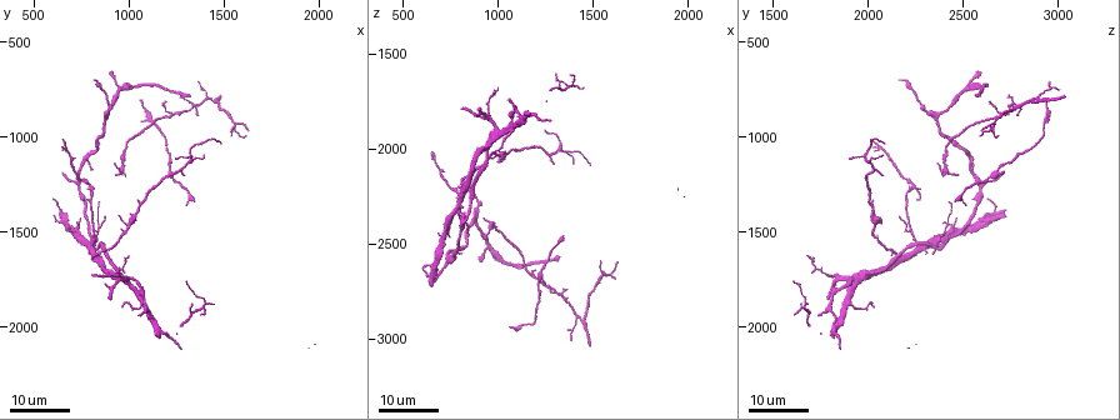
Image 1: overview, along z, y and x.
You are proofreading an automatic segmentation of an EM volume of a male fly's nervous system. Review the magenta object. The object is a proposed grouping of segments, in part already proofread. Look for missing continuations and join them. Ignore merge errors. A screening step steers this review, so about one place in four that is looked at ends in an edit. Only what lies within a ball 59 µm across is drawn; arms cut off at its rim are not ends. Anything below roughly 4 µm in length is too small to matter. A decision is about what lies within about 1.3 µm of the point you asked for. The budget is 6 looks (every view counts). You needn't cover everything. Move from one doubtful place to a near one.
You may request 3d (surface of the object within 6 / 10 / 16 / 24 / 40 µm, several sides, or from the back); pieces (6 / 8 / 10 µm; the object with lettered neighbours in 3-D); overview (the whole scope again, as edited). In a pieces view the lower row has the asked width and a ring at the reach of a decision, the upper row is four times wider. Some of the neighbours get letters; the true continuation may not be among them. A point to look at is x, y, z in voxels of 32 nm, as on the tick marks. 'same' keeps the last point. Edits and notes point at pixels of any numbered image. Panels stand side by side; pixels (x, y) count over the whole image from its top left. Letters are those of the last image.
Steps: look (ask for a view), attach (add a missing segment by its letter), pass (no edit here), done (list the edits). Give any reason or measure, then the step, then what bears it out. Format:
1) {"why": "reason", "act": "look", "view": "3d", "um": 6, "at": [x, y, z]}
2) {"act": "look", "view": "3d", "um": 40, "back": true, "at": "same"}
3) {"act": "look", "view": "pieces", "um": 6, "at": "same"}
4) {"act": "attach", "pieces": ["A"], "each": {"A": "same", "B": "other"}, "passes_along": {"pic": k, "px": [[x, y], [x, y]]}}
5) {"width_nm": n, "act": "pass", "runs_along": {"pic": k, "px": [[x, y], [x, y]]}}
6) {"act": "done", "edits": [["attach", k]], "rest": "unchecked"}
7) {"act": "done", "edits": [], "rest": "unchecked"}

{"why": "thin end", "act": "look", "view": "3d", "um": 16, "at": [790, 1610, 2340]}

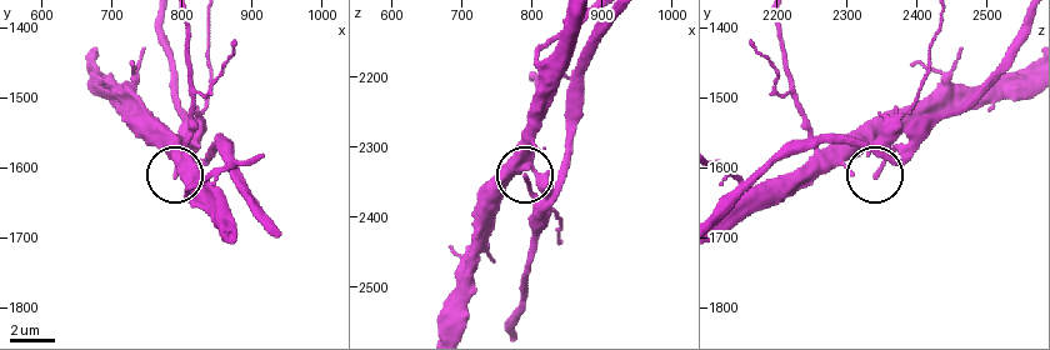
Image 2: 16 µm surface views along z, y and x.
{"act": "look", "view": "pieces", "um": 6, "at": [790, 1605, 2345]}

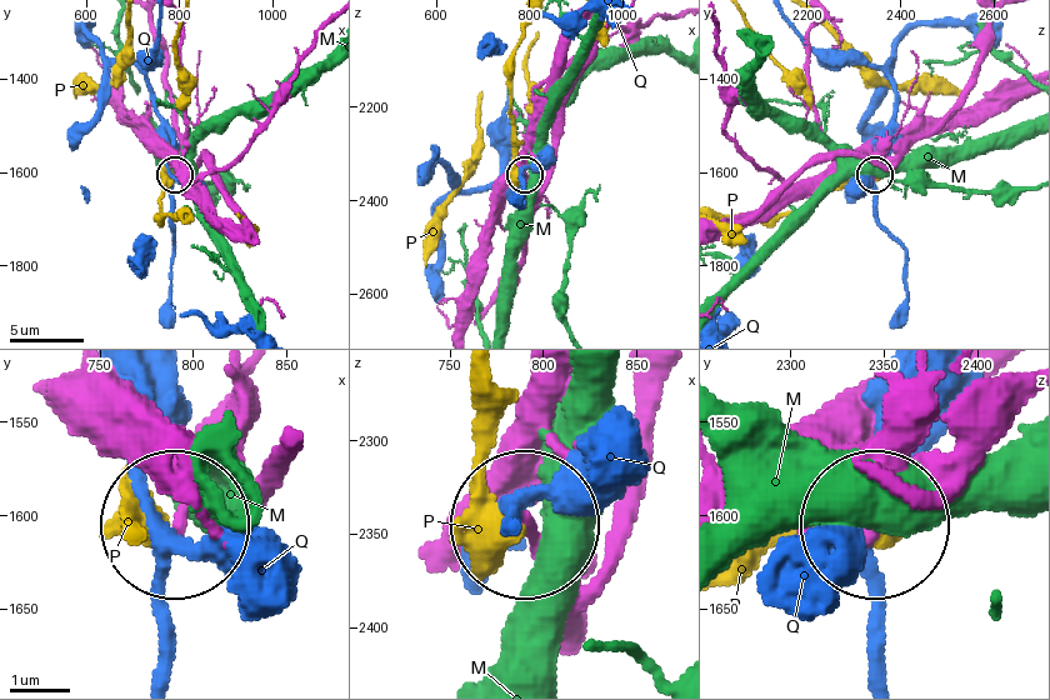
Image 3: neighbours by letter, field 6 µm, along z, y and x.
{"width_nm": 180, "act": "pass", "each": {"M": "other", "P": "other", "Q": "other"}, "found": "none of them fits"}

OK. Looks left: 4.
{"why": "branch stops here", "act": "look", "view": "3d", "um": 16, "at": [1280, 1210, 2080]}

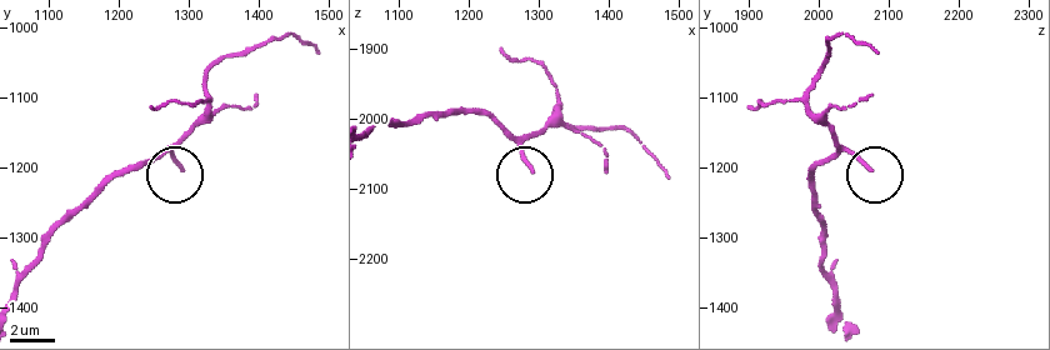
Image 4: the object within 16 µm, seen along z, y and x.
{"act": "look", "view": "pieces", "um": 6, "at": [1290, 1200, 2075]}

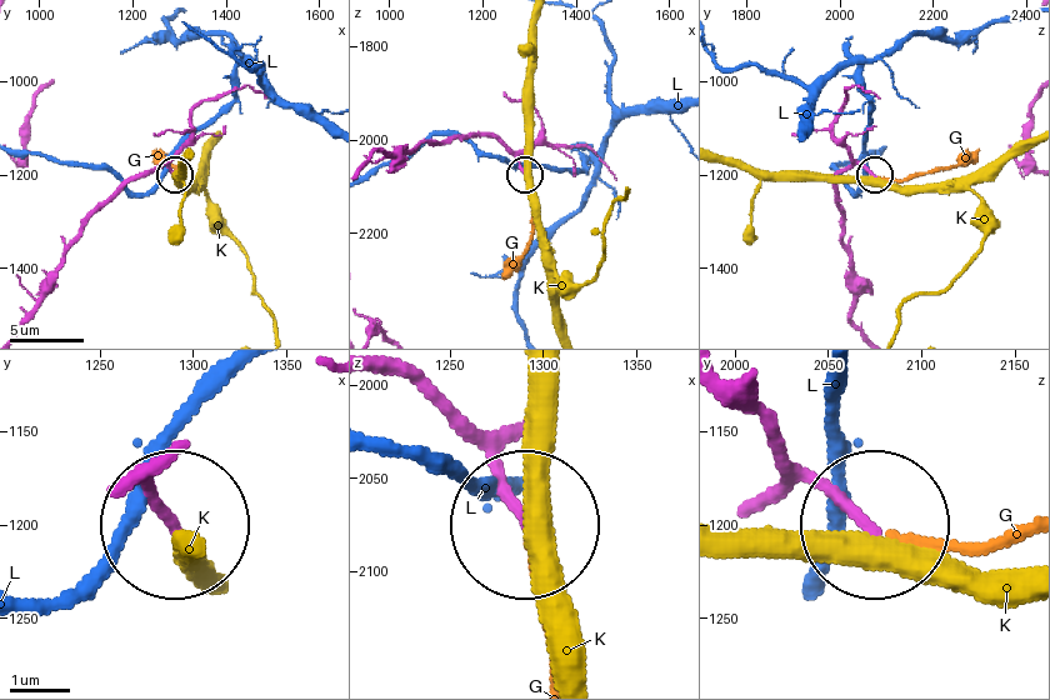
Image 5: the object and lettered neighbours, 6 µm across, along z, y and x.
{"act": "attach", "pieces": ["G"], "each": {"G": "same", "K": "other", "L": "other"}, "found": "it goes on there"}

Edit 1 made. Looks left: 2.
{"why": "end of a long branch", "act": "look", "view": "3d", "um": 24, "at": [930, 1200, 2460]}

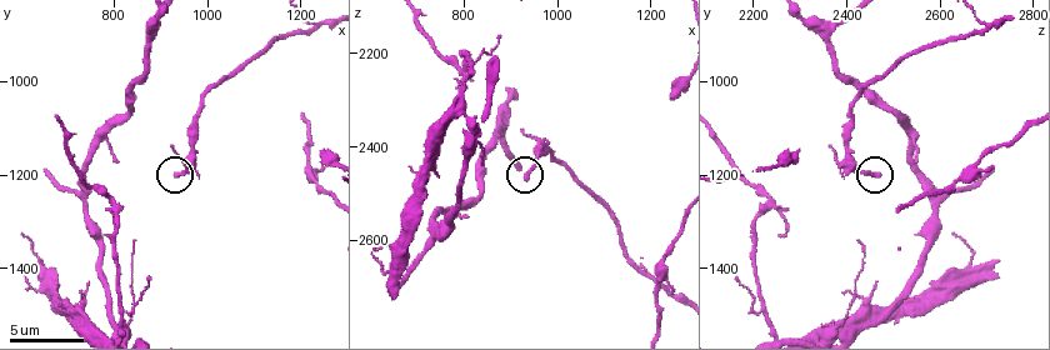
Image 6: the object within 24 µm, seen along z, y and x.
{"act": "look", "view": "pieces", "um": 6, "at": [930, 1200, 2465]}

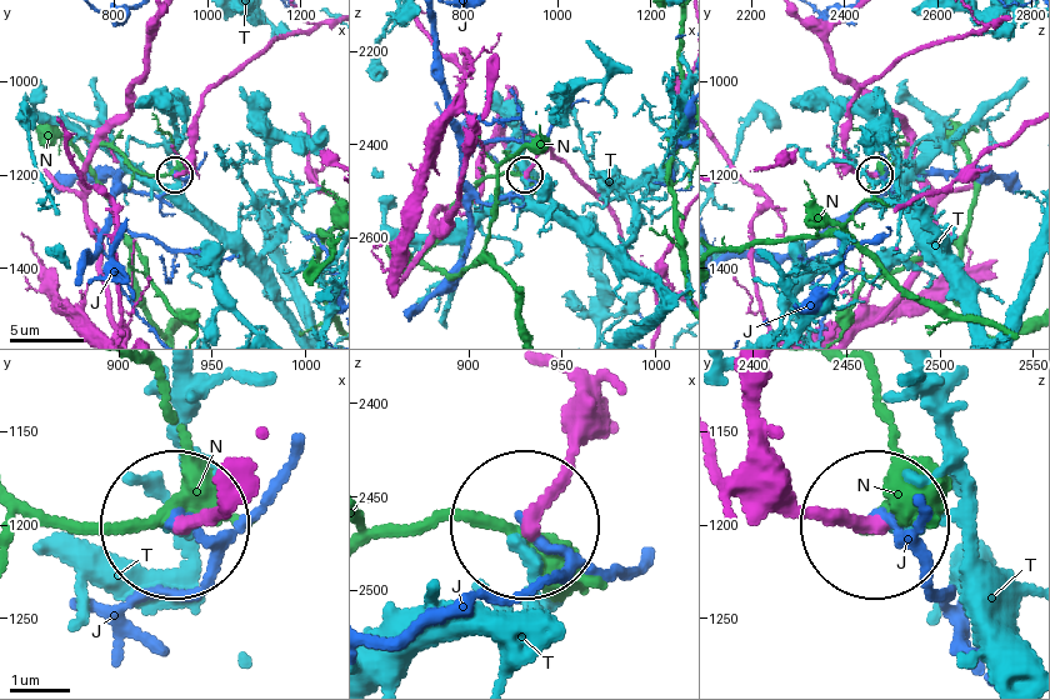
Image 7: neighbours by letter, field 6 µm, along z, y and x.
{"act": "pass", "each": {"J": "other", "N": "other", "T": "other"}, "runs_along": {"pic": 7, "px": [[230, 491], [176, 521]]}, "found": "no lettered segment goes on from it"}

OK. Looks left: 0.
{"act": "done", "edits": [["attach", 5]], "rest": "unchecked"}

